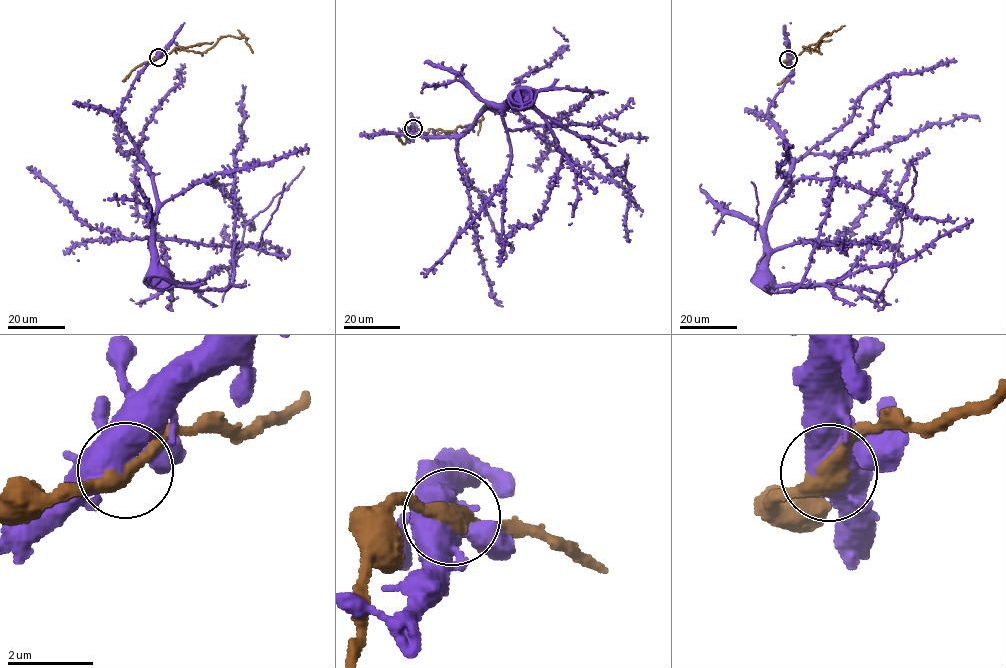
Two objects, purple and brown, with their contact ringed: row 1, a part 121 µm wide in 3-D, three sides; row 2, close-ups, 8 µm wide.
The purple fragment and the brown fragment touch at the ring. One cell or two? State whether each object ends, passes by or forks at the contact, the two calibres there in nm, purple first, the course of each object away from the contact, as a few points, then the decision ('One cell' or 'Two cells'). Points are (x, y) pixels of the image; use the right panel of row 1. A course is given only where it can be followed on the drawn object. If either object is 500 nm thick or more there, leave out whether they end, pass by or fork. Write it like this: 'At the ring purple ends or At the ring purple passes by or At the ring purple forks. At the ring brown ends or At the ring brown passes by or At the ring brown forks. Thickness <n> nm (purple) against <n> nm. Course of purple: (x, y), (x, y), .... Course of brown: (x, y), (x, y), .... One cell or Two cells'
At the ring purple forks. At the ring brown passes by. Thickness 480 nm (purple) against 360 nm. Course of purple: (788, 59), (791, 71), (770, 107), (768, 116), (785, 143), (791, 165), (766, 225), (765, 276), (761, 282). Course of brown: (788, 59), (805, 50), (819, 51), (824, 36), (831, 33), (819, 40), (814, 50). Two cells

